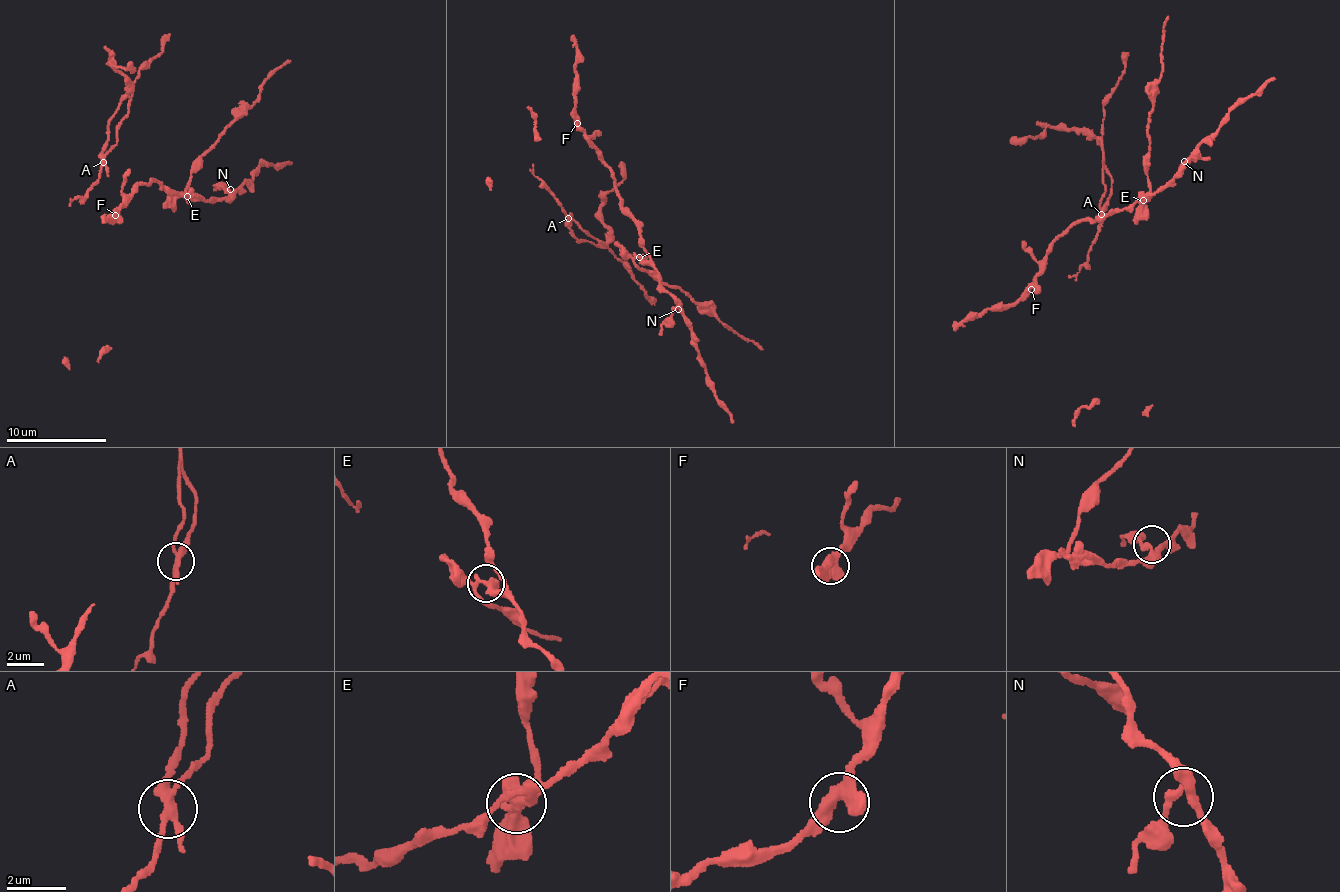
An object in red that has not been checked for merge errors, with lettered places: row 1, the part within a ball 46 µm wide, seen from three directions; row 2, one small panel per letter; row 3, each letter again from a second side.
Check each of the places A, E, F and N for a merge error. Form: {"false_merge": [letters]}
{"false_merge": ["A", "E"]}

